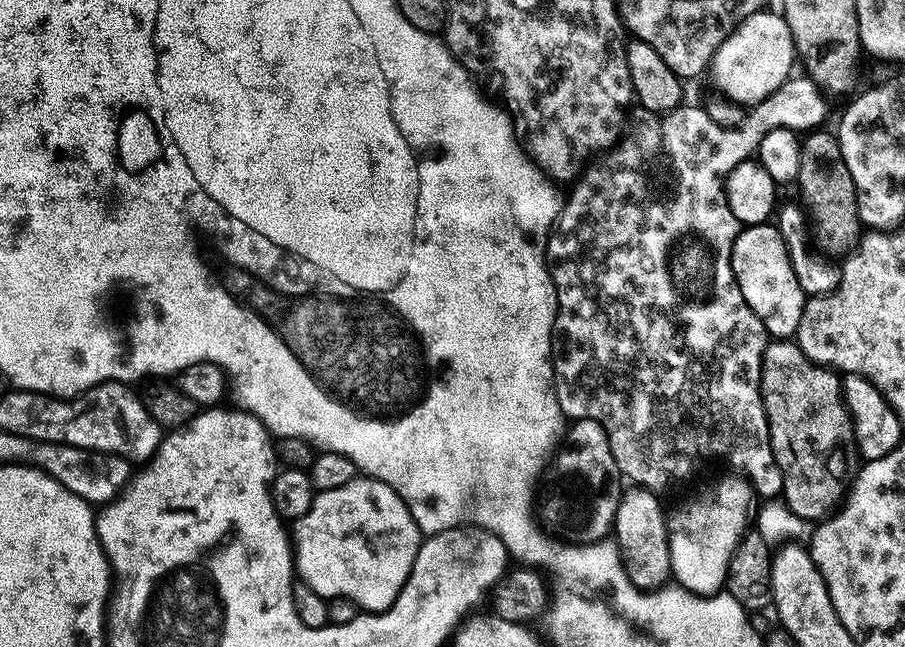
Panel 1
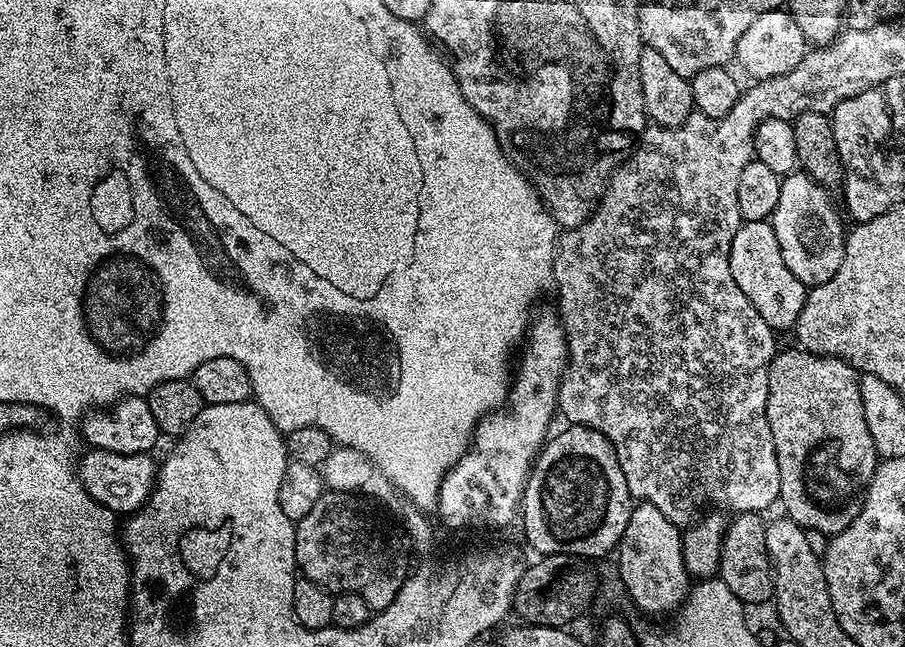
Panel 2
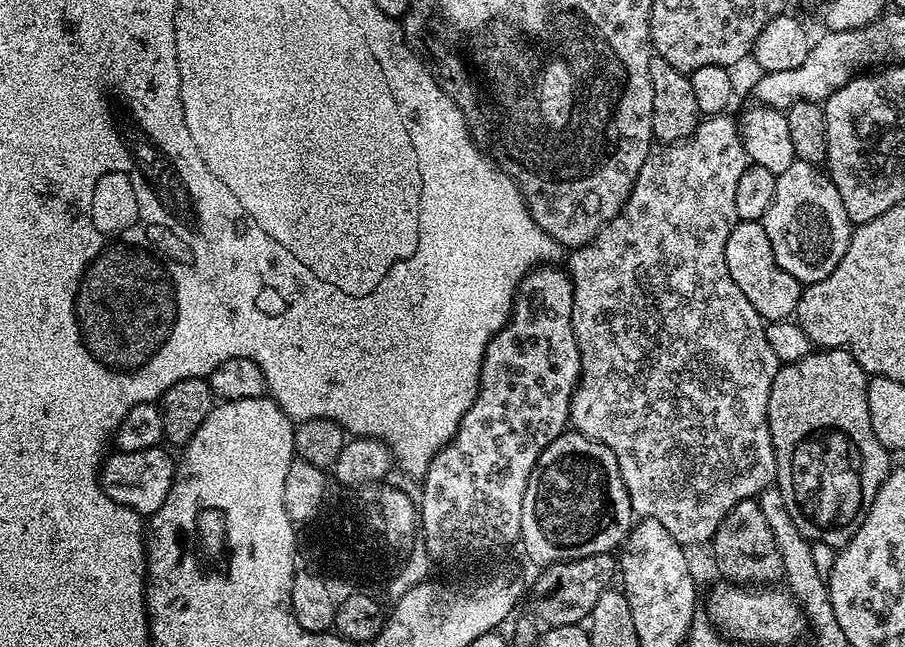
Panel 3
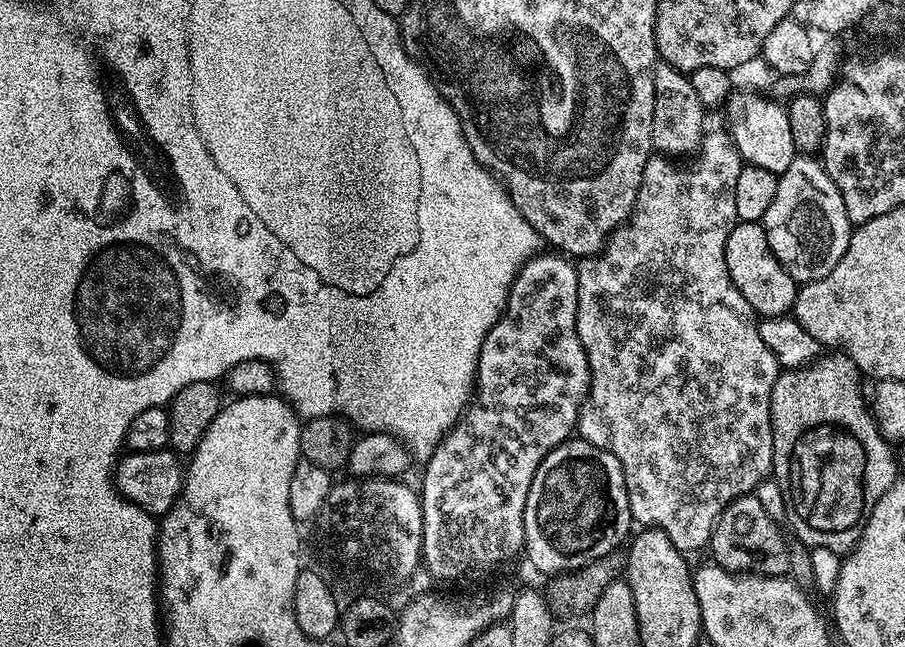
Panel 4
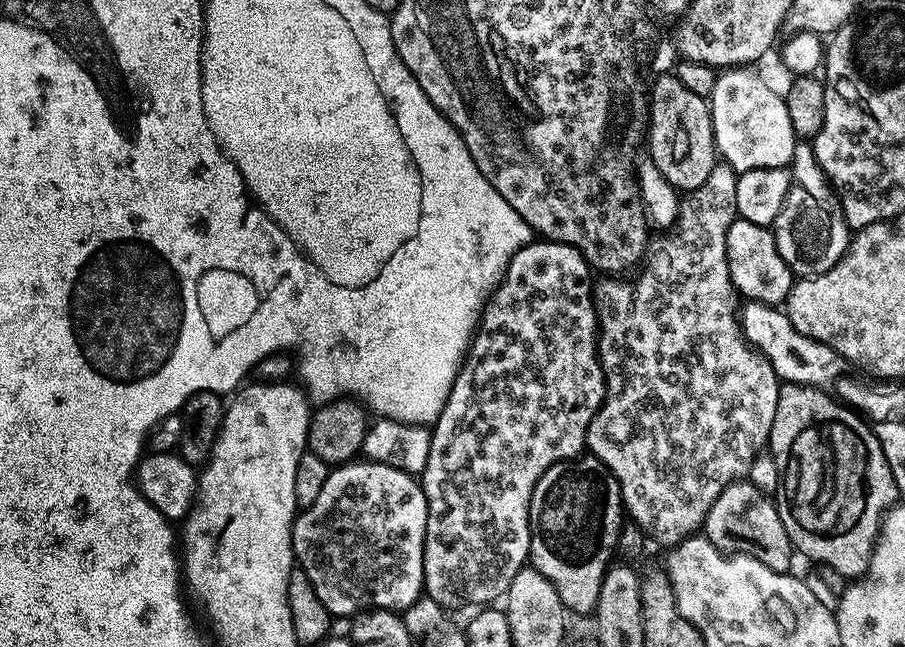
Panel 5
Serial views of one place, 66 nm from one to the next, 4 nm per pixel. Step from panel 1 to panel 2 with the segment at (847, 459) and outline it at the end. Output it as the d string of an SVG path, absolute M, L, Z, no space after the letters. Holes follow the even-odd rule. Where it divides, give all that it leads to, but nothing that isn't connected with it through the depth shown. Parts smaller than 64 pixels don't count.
M799 346L777 351L770 362L768 375L768 397L766 398L766 418L770 422L770 434L774 438L774 450L804 450L804 442L812 442L806 448L806 460L802 470L824 468L824 528L819 535L831 538L838 535L854 518L858 518L864 501L864 489L876 473L878 457L874 438L866 426L866 414L862 410L860 393L861 373L839 356L819 356L806 352ZM824 440L824 452L818 450L818 442Z

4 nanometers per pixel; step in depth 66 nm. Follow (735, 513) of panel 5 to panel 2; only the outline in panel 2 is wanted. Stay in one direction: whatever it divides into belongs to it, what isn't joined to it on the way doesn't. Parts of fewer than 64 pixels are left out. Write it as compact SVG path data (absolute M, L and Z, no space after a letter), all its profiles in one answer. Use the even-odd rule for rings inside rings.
M742 512L727 521L720 551L719 583L729 588L745 606L764 604L773 599L776 583L772 581L773 566L766 550L766 520L759 512Z

